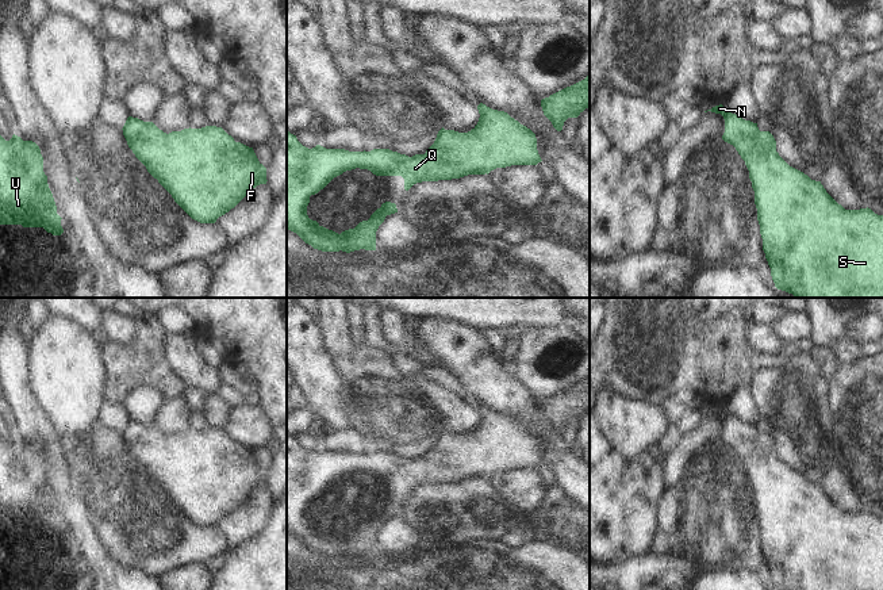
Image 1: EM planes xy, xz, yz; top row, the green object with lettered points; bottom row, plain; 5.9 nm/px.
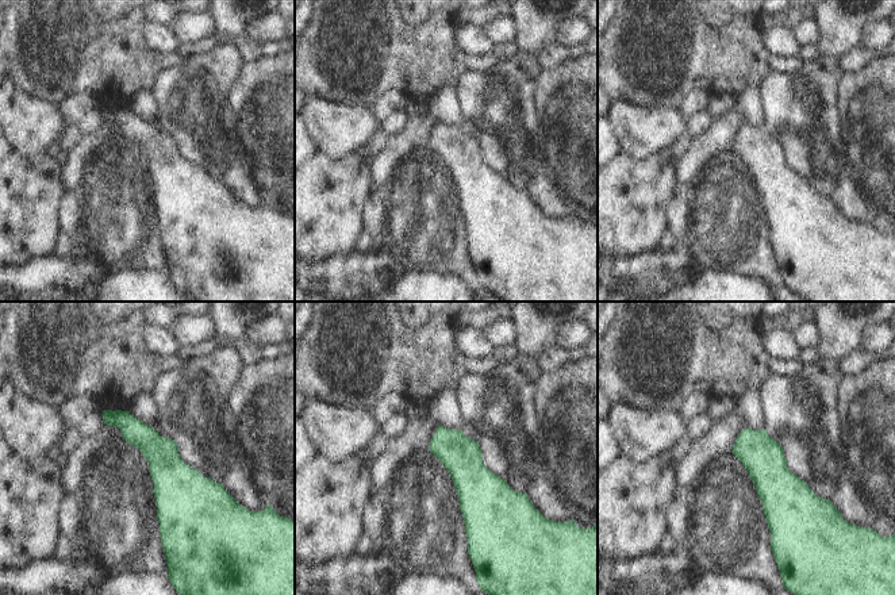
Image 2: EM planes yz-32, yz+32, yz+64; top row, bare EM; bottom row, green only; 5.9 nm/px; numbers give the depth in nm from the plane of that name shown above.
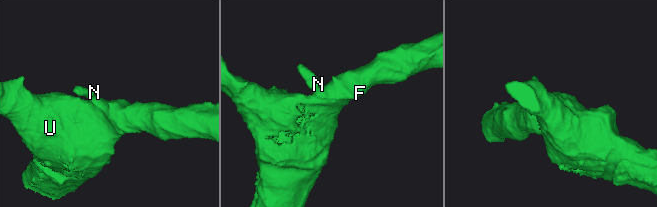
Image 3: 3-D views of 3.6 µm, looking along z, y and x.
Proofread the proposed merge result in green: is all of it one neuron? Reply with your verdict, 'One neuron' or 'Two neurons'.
One neuron

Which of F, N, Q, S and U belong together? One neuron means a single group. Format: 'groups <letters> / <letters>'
groups F N Q S U

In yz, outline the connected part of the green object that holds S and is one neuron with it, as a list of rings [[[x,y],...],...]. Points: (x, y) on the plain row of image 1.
[[[722,407],[707,414],[723,419],[722,442],[736,451],[749,474],[763,553],[775,590],[883,590],[883,518],[875,517],[868,510],[845,513],[826,495],[821,484],[811,483],[790,470],[776,455],[773,438],[769,434],[760,434],[757,426],[727,415]]]

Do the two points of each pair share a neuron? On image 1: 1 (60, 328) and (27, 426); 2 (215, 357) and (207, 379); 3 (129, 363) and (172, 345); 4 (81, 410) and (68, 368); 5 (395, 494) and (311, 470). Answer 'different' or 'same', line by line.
1: different
2: different
3: different
4: same
5: same

